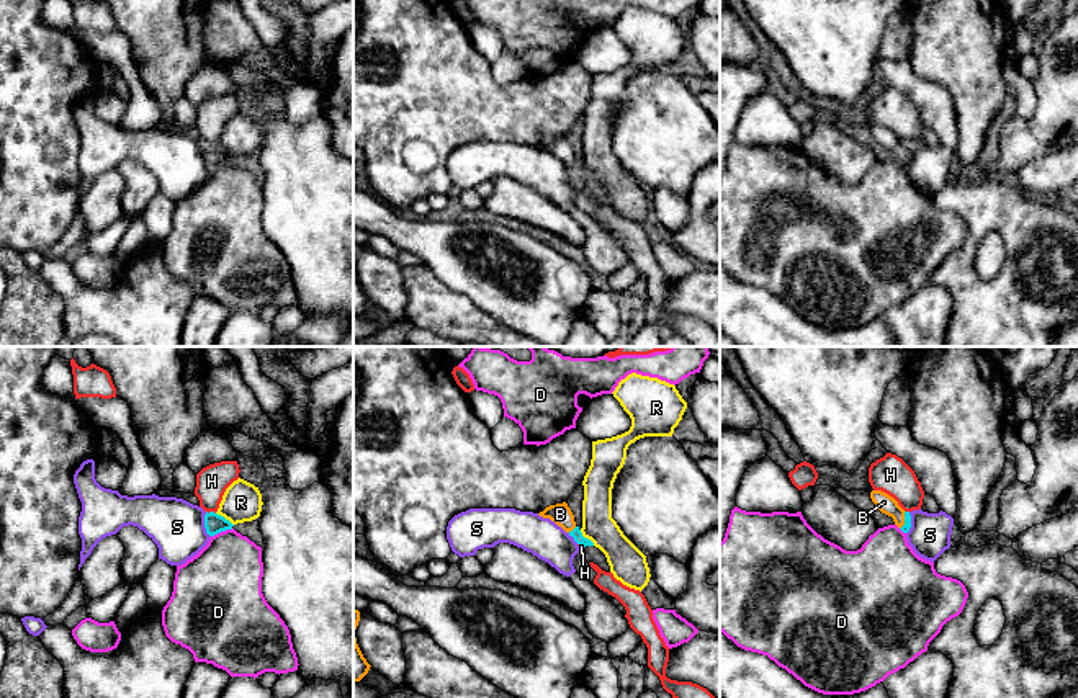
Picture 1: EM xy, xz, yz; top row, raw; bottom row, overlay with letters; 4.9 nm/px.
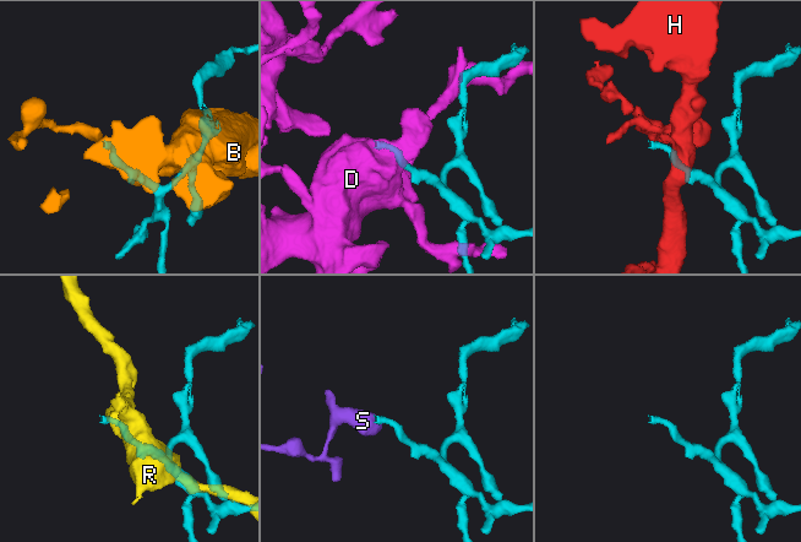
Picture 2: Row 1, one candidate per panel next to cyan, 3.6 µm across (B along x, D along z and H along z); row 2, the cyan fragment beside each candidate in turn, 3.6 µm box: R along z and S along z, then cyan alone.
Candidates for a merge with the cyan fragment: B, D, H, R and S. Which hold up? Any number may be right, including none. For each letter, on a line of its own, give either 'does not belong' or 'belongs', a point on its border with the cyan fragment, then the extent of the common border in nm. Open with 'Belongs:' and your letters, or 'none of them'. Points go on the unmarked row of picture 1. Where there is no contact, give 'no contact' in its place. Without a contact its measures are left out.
Belongs: B
B: belongs | xz (573, 164) | 50 nm
D: does not belong | xy (221, 164) | 120 nm
H: does not belong | xy (211, 146) | 50 nm
R: does not belong | xz (586, 172) | 110 nm
S: does not belong | xy (205, 159) | 130 nm

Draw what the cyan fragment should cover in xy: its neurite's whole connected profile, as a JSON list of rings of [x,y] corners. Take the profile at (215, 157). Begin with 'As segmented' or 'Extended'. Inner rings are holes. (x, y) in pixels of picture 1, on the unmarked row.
As segmented. [[[206,145],[204,149],[204,162],[209,170],[214,170],[226,163],[232,163],[232,160],[234,159],[229,154],[226,154],[224,150],[214,145],[209,145],[209,147]]]

